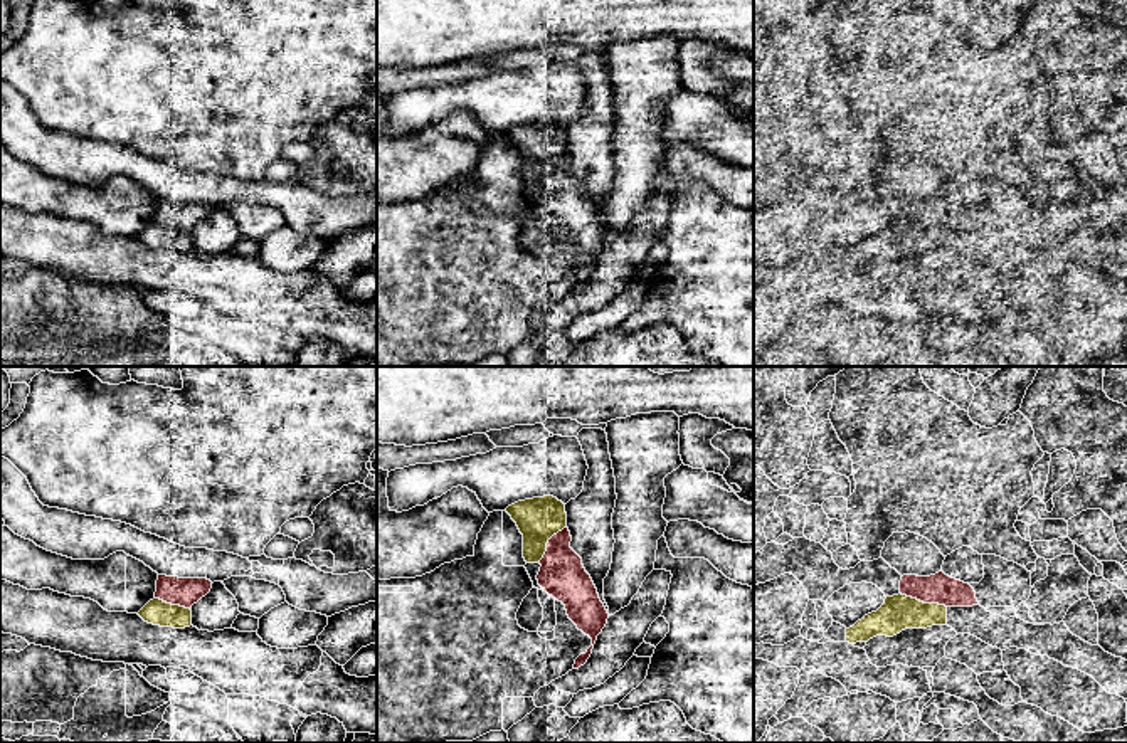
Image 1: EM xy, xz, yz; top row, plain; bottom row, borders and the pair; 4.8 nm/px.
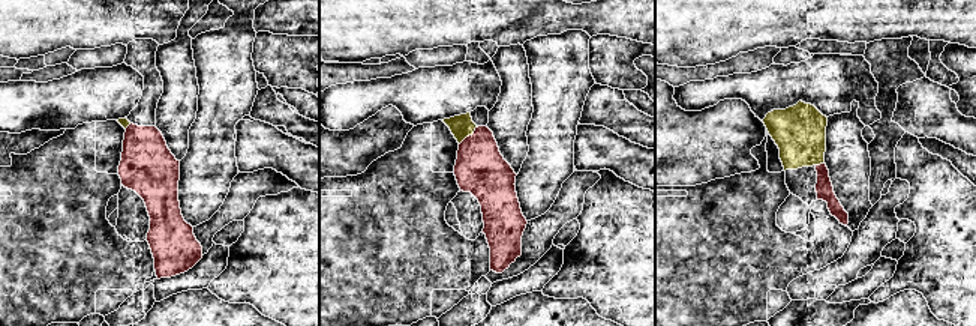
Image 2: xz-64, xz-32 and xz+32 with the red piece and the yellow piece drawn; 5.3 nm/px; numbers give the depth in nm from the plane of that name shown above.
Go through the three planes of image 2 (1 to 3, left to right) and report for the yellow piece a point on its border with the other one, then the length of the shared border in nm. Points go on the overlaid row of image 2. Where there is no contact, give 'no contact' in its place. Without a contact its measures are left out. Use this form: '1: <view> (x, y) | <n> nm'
1: xz-64 (129, 125) | 50 nm
2: xz-32 (470, 135) | 150 nm
3: xz+32 (820, 164) | 50 nm

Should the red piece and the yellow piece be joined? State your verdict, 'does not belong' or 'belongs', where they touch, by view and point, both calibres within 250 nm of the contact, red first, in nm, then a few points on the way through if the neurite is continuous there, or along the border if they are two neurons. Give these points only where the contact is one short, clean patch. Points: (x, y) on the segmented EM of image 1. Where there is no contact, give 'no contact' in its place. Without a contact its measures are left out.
does not belong; meets red in yz at (924, 602); 150 nm thick on the red side, 170 nm on the other

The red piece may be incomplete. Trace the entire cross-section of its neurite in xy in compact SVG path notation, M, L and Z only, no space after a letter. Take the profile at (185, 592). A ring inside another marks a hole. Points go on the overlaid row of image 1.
M158 575L155 598L172 605L192 609L212 588L207 578L178 578Z

